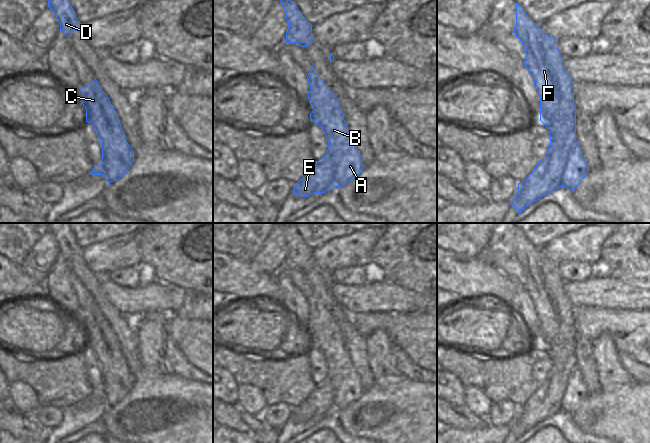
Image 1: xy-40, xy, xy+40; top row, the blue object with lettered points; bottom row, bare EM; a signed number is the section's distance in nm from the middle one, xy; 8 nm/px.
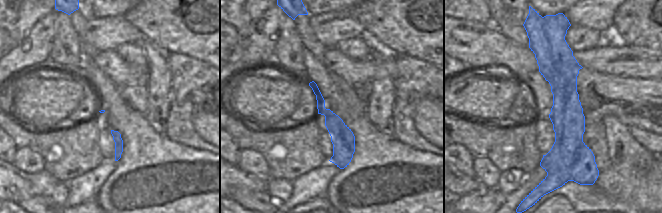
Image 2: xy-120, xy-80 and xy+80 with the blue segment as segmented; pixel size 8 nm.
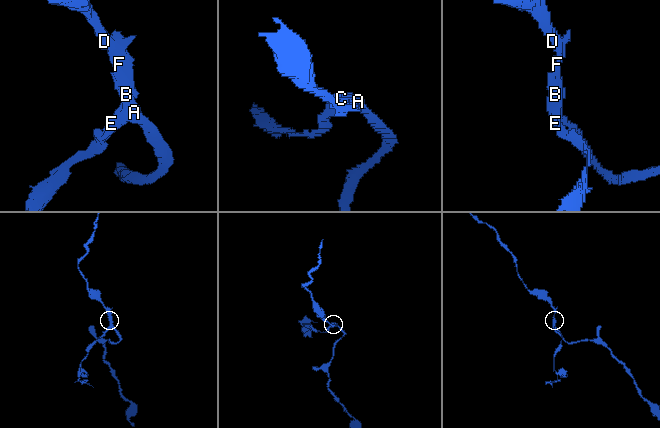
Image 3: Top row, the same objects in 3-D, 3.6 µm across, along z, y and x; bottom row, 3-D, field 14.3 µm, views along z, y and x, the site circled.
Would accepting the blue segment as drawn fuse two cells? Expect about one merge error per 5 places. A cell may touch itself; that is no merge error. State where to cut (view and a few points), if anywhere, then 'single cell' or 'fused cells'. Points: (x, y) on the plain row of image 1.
cut xy+40 (568, 366), (569, 373), (565, 381), (561, 410); fused cells

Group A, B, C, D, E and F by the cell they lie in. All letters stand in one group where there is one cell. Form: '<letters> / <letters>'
A B C D F / E

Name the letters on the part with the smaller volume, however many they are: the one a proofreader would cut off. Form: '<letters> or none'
E

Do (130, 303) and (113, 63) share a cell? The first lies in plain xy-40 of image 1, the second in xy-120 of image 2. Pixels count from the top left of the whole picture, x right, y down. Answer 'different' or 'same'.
same

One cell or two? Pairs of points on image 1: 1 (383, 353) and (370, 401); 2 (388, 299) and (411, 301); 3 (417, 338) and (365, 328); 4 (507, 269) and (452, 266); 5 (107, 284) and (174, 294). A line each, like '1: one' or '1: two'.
1: two
2: one
3: one
4: two
5: one

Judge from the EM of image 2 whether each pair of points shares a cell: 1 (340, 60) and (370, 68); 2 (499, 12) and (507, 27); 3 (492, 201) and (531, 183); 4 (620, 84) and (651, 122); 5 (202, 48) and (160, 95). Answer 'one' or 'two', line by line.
1: one
2: one
3: one
4: one
5: two

